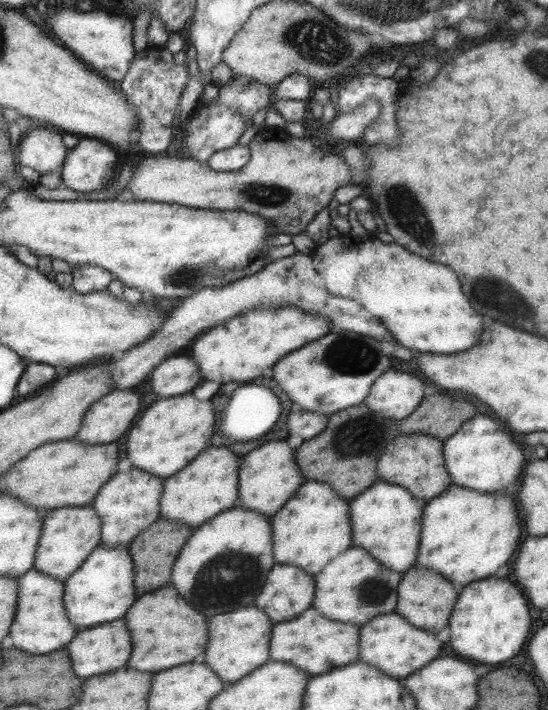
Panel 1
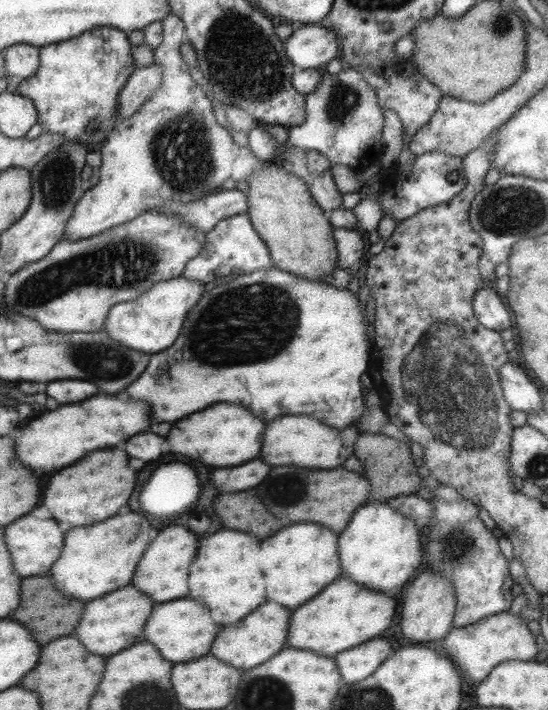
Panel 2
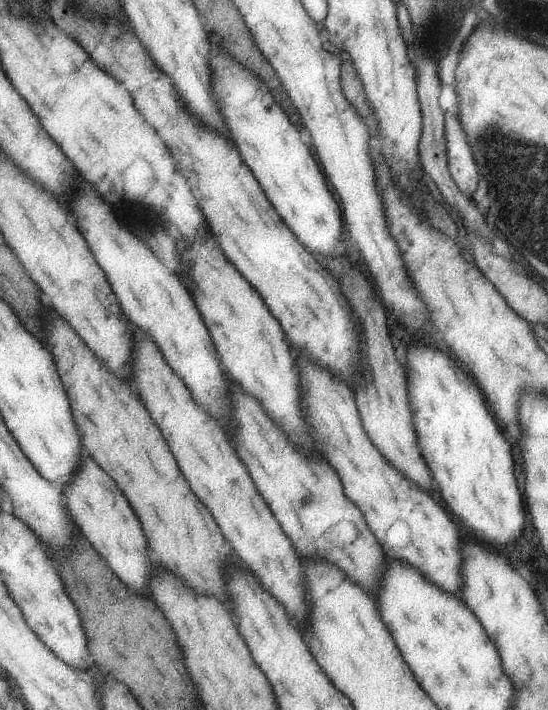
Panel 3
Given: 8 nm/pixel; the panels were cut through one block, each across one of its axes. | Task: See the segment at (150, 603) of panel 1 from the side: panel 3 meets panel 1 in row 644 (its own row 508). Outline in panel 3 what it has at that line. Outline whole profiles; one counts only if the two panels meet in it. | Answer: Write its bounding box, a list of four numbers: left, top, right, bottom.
[44,316,231,600]

